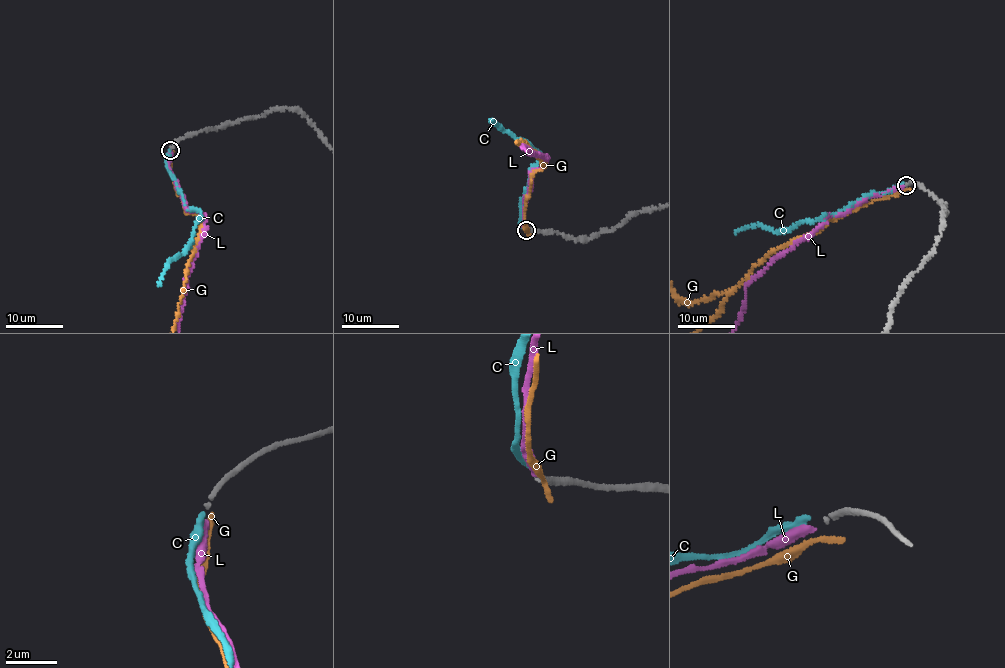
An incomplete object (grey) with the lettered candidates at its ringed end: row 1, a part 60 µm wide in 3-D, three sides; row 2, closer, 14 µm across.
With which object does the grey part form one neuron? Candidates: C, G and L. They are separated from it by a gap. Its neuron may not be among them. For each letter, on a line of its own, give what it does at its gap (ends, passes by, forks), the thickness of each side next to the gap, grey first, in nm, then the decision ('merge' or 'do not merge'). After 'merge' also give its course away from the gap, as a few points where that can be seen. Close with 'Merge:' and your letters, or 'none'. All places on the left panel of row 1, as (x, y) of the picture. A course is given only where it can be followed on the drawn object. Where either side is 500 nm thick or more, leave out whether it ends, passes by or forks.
C: it ends | 190/280 nm | do not merge
G: it ends | 190/240 nm | do not merge
L: it ends | 190/280 nm | merge
Merge: L

